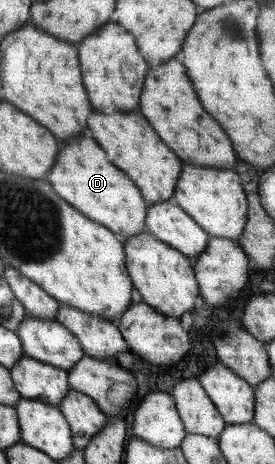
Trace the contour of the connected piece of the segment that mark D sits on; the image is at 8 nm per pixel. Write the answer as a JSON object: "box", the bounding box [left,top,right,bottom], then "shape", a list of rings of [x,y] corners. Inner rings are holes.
{"box":[46,135,148,241],"shape":[[[84,135],[68,139],[55,157],[46,180],[56,195],[74,209],[78,209],[82,215],[86,215],[86,218],[94,219],[96,223],[118,235],[121,241],[146,231],[145,217],[148,205],[144,203],[140,191],[128,176],[114,165],[110,165],[104,151],[94,143],[94,139],[88,139]]]}

